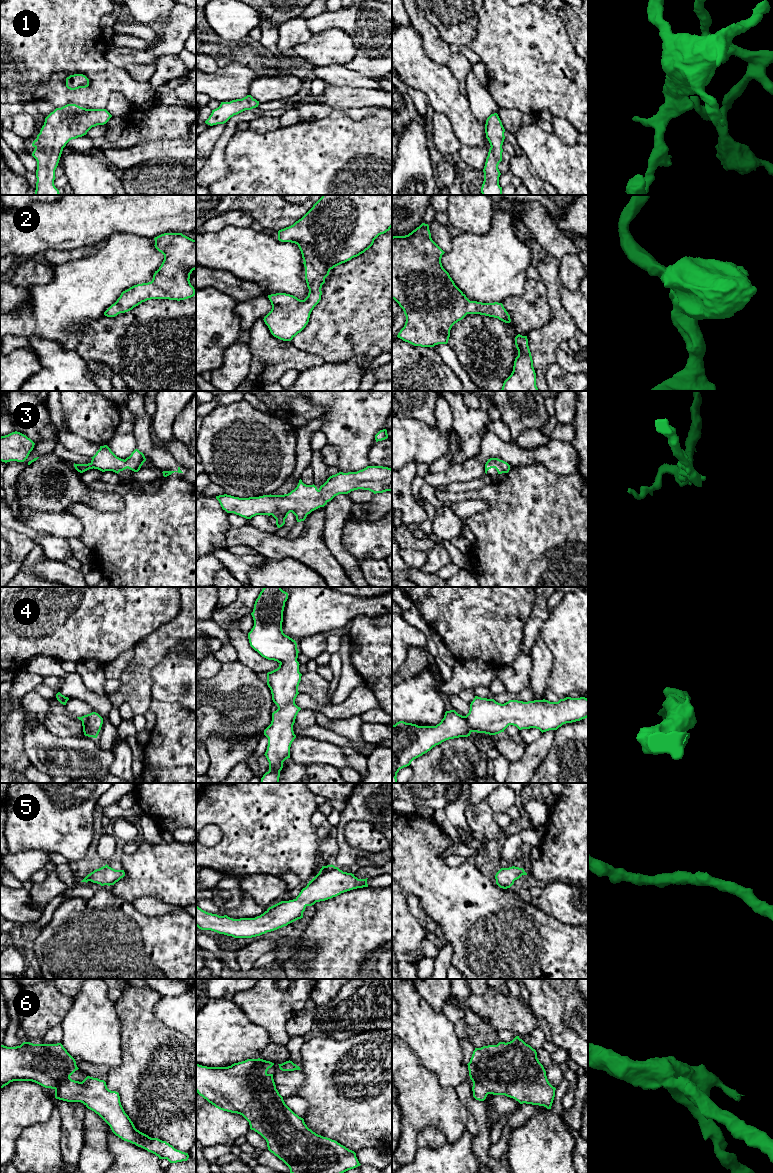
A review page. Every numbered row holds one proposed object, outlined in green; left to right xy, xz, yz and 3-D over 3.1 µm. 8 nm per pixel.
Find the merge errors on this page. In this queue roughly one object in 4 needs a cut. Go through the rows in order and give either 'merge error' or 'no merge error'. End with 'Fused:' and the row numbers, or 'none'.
1: no merge error
2: no merge error
3: no merge error
4: no merge error
5: no merge error
6: no merge error
Fused: none

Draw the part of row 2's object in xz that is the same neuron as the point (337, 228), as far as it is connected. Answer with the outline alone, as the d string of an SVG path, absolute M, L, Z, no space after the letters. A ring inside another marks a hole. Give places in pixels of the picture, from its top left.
M322 195L301 219L291 226L279 230L279 241L295 243L301 251L309 293L304 300L286 293L268 295L272 309L263 320L271 334L280 340L291 341L300 333L308 324L312 310L321 300L321 288L330 270L364 253L373 245L379 235L386 233L391 227L392 195Z

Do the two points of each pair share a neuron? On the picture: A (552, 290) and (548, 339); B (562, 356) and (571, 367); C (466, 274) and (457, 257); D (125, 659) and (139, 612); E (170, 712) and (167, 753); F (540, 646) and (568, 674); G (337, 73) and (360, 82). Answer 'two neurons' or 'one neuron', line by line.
A: one neuron
B: one neuron
C: one neuron
D: two neurons
E: one neuron
F: two neurons
G: one neuron

